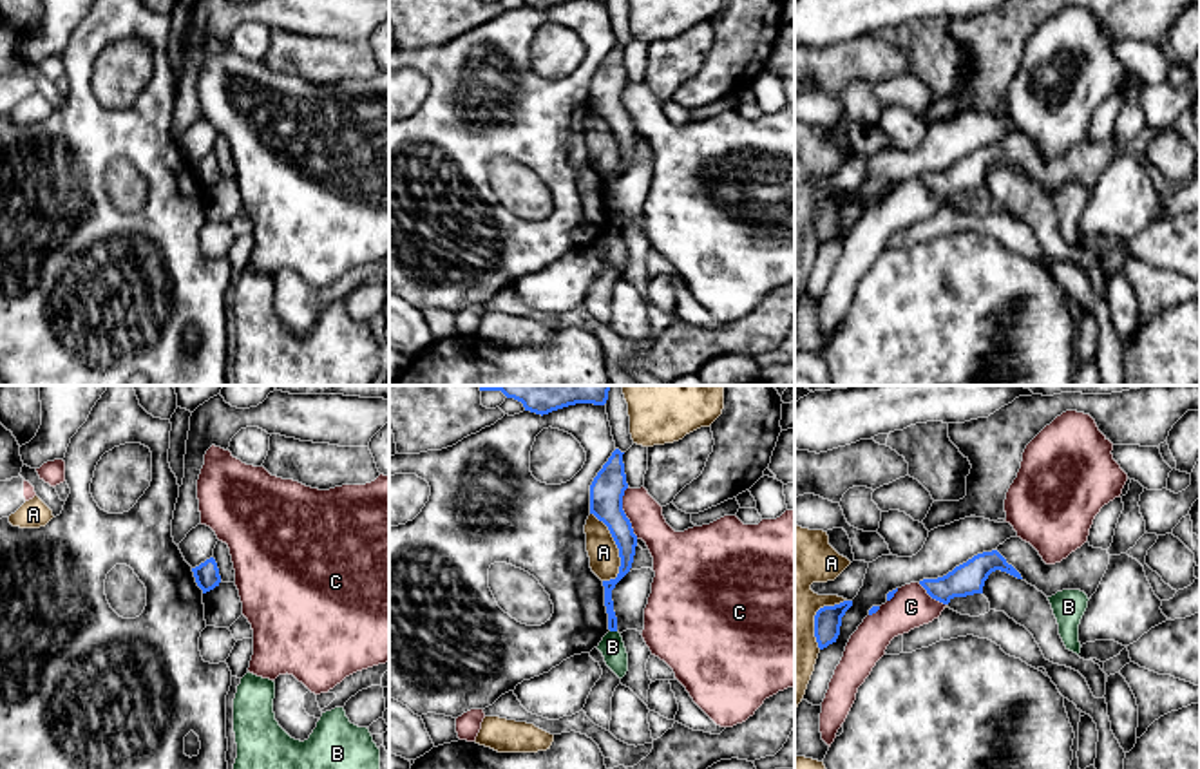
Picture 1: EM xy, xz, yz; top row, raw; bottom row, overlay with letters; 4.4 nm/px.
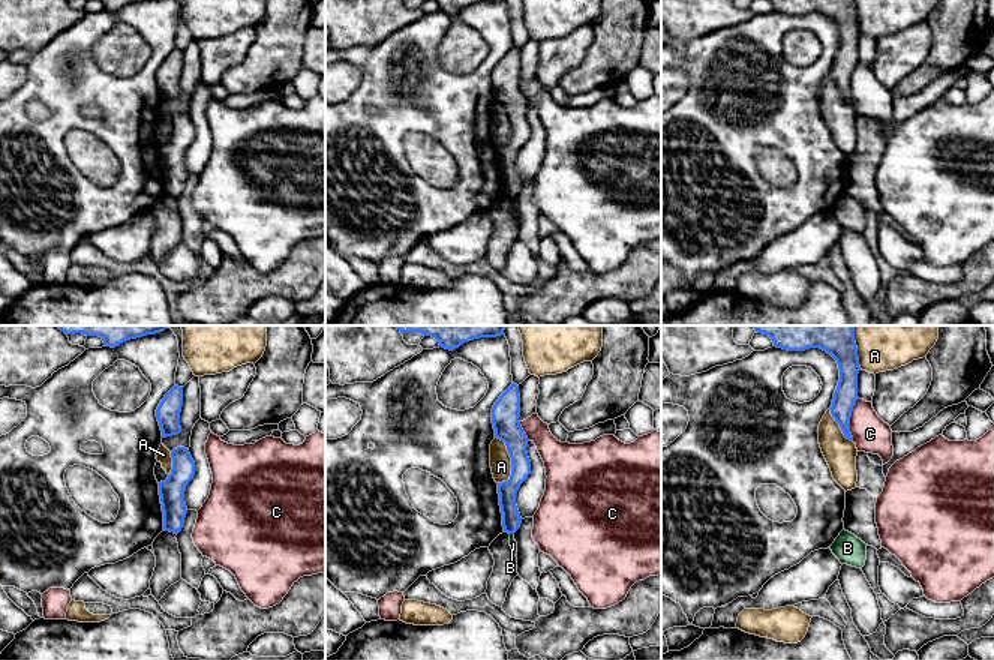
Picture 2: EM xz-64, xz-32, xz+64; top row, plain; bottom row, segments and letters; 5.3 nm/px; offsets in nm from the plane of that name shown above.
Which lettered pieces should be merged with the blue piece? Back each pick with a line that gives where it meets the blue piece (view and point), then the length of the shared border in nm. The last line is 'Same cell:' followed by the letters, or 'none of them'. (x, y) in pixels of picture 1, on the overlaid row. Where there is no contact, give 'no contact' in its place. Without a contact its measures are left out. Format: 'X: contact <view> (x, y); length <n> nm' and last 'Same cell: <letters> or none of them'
Same cell: none of them

